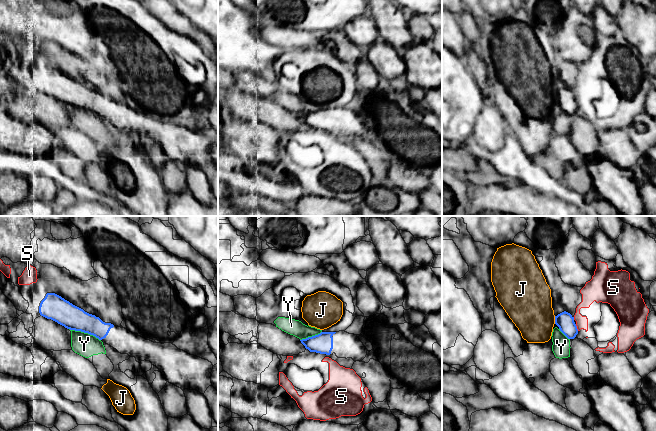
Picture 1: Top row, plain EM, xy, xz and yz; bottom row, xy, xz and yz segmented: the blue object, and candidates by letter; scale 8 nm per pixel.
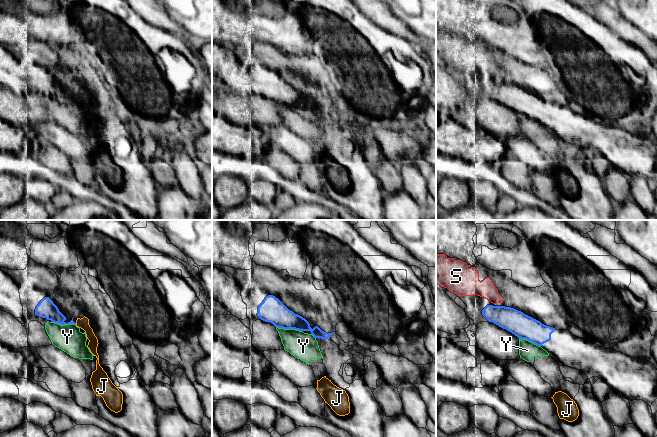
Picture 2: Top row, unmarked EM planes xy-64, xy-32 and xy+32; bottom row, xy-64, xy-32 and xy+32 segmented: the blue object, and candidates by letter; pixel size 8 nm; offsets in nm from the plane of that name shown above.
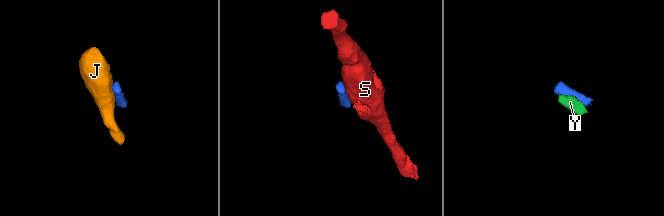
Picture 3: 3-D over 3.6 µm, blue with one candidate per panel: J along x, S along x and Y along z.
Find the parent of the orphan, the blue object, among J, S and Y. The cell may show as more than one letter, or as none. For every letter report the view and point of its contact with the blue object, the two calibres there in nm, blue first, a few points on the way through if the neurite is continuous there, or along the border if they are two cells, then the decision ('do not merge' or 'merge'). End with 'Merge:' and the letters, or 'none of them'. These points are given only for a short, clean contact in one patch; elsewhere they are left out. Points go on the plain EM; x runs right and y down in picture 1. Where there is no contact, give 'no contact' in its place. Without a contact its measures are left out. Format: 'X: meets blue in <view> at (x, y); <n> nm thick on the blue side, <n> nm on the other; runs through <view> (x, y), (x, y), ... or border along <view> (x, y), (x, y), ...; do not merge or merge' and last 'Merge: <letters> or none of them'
J: meets blue in yz at (555, 96); 140 nm thick on the blue side, 360 nm on the other; border along yz (554, 92), (555, 99); do not merge
S: meets blue in yz at (576, 103); 140 nm thick on the blue side, 100 nm on the other; do not merge
Y: meets blue in xy at (85, 108); 200 nm thick on the blue side, 190 nm on the other; border along xy (69, 104), (75, 107), (87, 108), (100, 116); do not merge
Merge: none of them

